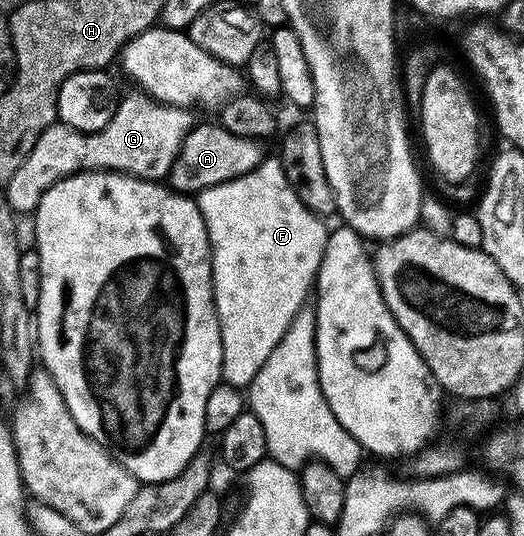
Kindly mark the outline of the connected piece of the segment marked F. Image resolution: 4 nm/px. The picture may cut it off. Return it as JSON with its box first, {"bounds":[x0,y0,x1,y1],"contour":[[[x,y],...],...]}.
{"bounds":[197,158,329,389],"contour":[[[264,158],[249,174],[209,186],[198,193],[197,203],[211,243],[211,283],[215,286],[215,309],[223,343],[222,383],[246,389],[265,365],[273,348],[281,342],[301,306],[309,300],[329,231],[324,217],[310,212],[297,198],[278,159]]]}

